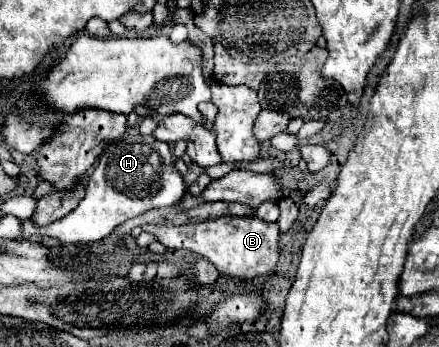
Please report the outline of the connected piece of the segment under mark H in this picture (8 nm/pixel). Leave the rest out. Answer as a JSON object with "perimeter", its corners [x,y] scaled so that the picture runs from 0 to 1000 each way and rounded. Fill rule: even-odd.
{"perimeter":[[[317,383],[285,389],[276,401],[253,406],[239,424],[239,435],[226,452],[226,470],[216,476],[212,499],[203,504],[203,522],[198,522],[198,539],[194,539],[194,568],[180,579],[180,591],[157,620],[148,620],[144,631],[134,631],[125,643],[98,648],[98,654],[75,643],[71,631],[52,631],[48,637],[52,683],[39,689],[39,695],[71,689],[71,683],[121,683],[144,706],[148,700],[216,700],[216,695],[235,695],[244,677],[253,677],[253,666],[267,648],[285,643],[289,631],[312,625],[312,620],[330,614],[339,602],[353,602],[353,597],[390,597],[390,585],[403,585],[403,573],[412,573],[421,545],[426,545],[421,516],[399,487],[399,447],[394,447],[394,435],[390,435],[390,424],[380,412],[358,406],[344,389],[317,389]]]}

